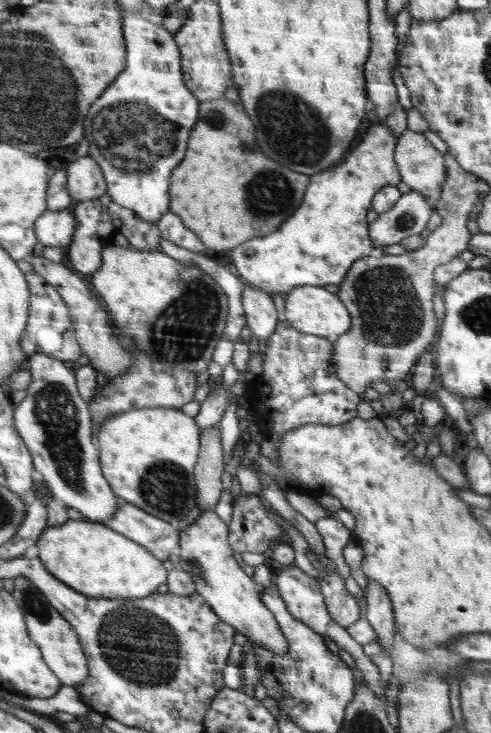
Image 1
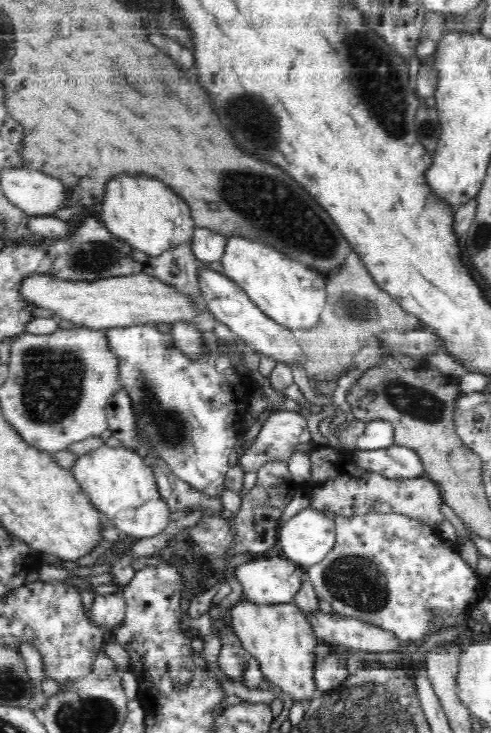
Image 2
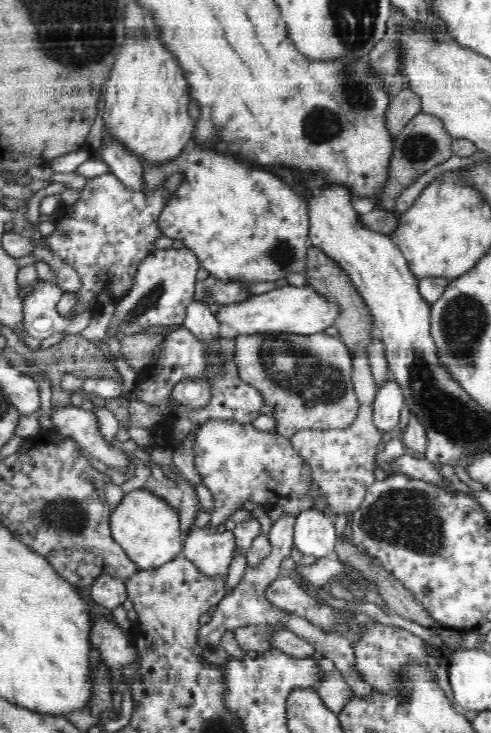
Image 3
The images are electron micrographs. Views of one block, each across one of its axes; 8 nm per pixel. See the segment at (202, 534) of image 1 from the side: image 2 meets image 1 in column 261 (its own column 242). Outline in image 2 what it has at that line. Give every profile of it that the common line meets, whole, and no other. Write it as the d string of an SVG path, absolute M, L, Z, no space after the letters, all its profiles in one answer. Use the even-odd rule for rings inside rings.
M238 602L230 610L234 636L239 638L245 652L258 659L262 677L269 680L292 701L312 700L318 696L314 680L316 657L314 648L317 640L306 614L292 602L288 604L255 604L255 602Z

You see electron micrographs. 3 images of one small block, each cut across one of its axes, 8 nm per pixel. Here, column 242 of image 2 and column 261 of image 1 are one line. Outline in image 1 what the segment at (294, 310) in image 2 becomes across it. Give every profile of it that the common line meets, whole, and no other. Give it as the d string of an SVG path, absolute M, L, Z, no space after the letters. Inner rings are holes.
M374 124L342 164L312 175L303 202L276 232L231 250L239 278L254 288L266 289L270 295L284 295L303 285L342 283L352 266L371 253L366 220L370 202L382 188L402 181L394 157L398 142L395 135L388 125Z

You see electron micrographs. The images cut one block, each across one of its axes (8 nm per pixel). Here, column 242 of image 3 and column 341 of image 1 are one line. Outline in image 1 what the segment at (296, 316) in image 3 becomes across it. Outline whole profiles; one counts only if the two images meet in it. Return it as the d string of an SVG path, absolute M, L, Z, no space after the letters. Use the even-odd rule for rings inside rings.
M303 285L293 287L284 294L285 313L282 318L300 332L314 334L335 341L337 337L351 328L351 313L347 305L334 293L330 293L325 287Z

